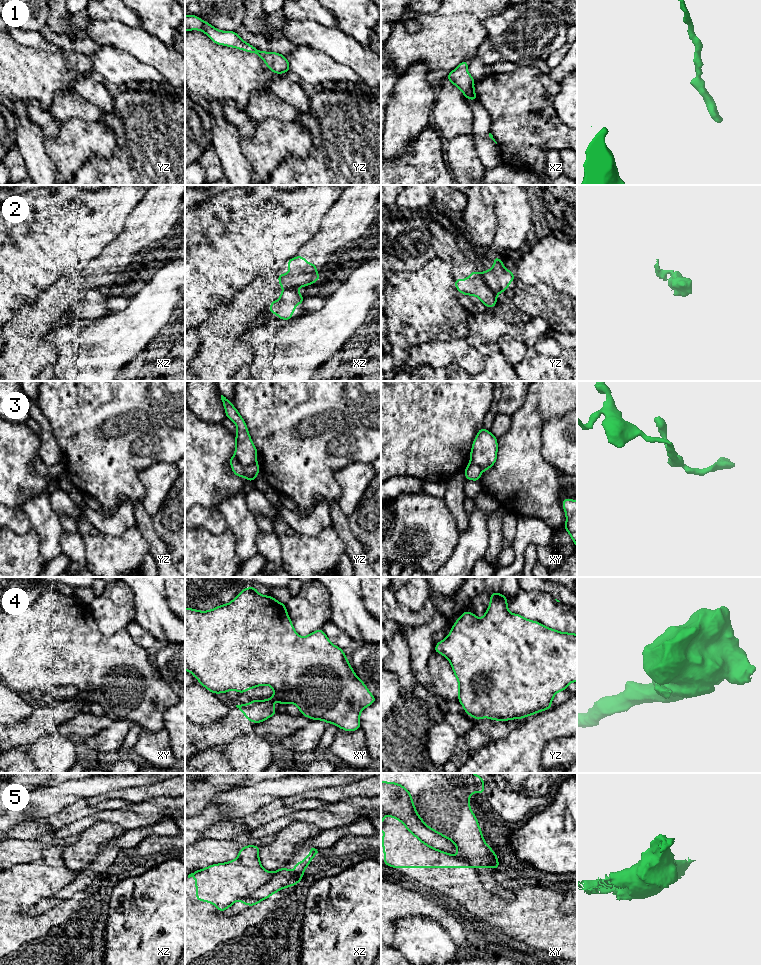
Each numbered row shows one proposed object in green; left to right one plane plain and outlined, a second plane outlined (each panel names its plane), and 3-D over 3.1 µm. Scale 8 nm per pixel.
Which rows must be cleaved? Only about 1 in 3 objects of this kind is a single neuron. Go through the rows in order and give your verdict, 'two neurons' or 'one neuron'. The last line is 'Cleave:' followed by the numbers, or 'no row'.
1: one neuron
2: two neurons
3: two neurons
4: two neurons
5: two neurons
Cleave: 2, 3, 4, 5

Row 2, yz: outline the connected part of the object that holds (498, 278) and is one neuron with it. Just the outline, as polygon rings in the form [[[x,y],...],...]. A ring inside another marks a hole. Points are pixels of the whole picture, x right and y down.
[[[494,256],[494,265],[491,269],[482,272],[485,283],[492,289],[497,296],[515,280],[513,271],[507,270],[502,260]]]

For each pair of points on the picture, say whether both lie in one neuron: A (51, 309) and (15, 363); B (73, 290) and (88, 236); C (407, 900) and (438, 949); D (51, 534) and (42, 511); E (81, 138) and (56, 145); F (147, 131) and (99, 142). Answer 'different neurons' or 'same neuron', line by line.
A: same neuron
B: different neurons
C: different neurons
D: same neuron
E: same neuron
F: different neurons

